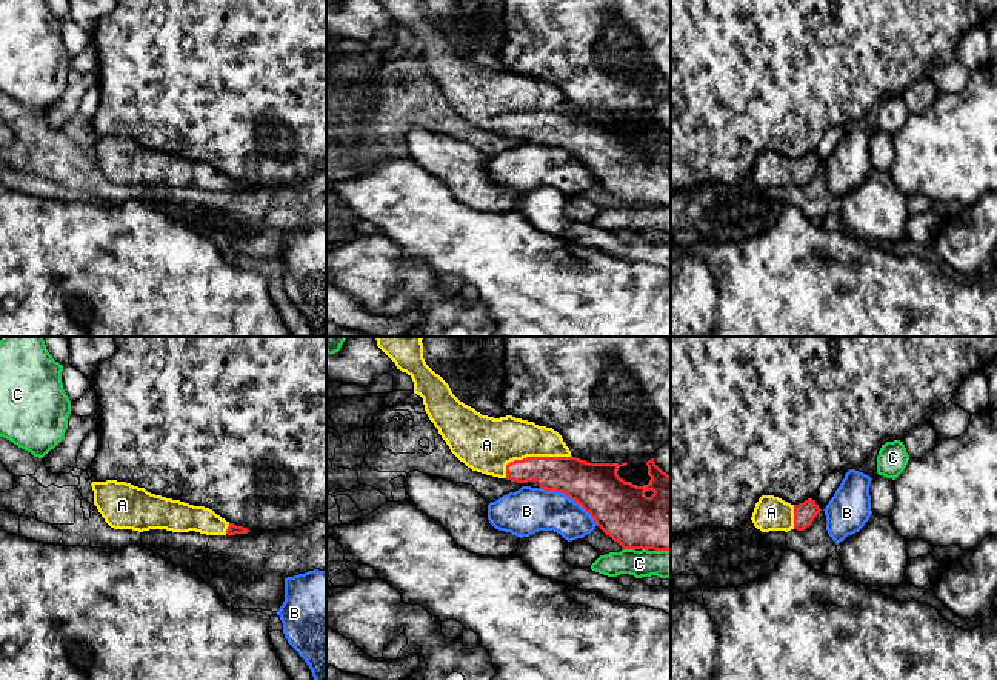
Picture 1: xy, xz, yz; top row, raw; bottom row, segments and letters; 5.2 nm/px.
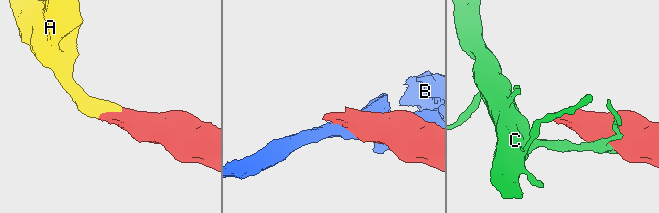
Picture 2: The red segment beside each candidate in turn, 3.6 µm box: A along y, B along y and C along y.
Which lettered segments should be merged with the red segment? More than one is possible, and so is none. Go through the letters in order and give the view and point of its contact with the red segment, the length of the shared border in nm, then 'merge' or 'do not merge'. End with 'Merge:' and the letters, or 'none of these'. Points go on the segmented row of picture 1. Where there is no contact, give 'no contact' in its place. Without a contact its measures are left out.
A: meets red in xz at (533, 457); contact 360 nm long; merge
B: meets red in xz at (570, 497); contact 360 nm long; do not merge
C: meets red in xz at (630, 548); contact 60 nm long; do not merge
Merge: A

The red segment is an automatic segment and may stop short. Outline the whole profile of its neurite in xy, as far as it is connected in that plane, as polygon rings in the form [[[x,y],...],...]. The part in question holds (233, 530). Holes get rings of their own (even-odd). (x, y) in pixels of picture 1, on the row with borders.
[[[92,482],[91,486],[94,505],[114,529],[195,531],[206,535],[251,532],[248,528],[226,522],[209,508],[155,495],[126,482]]]

